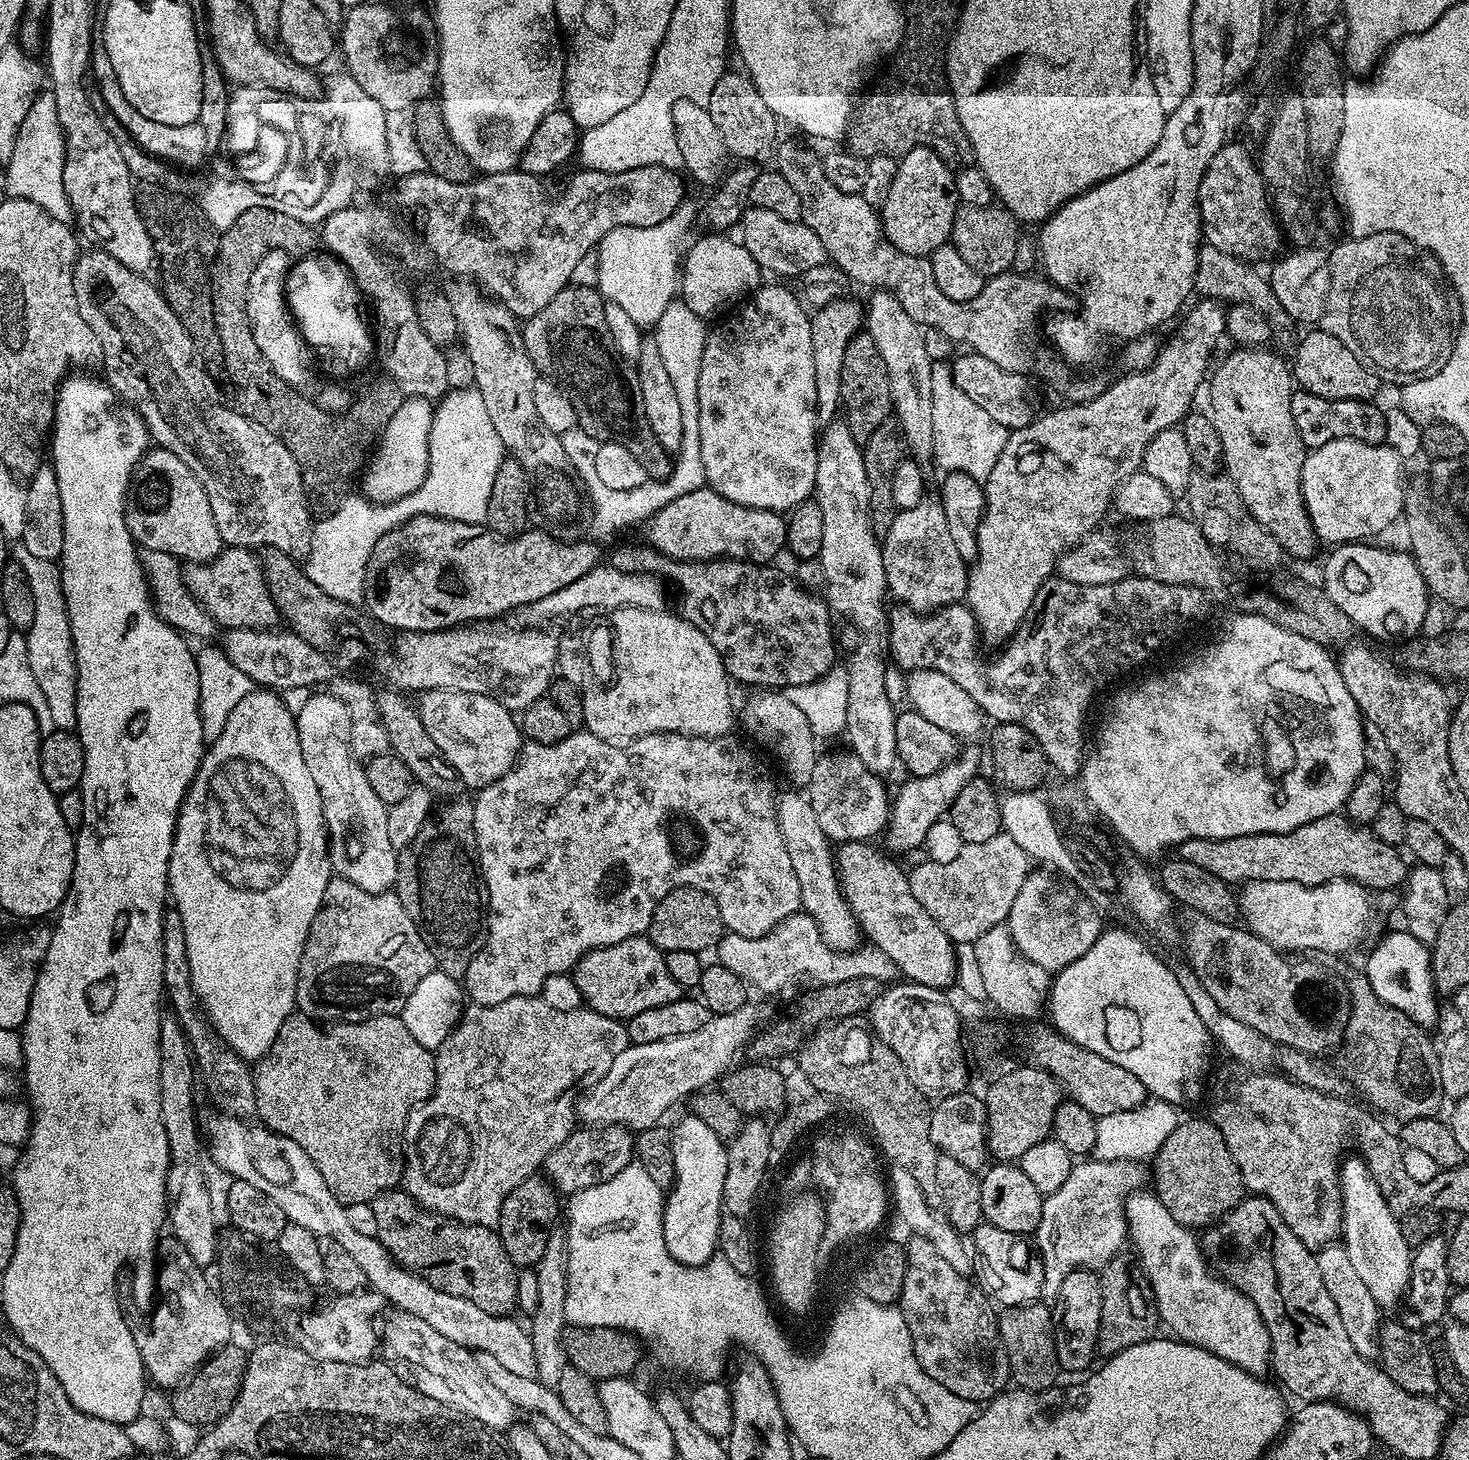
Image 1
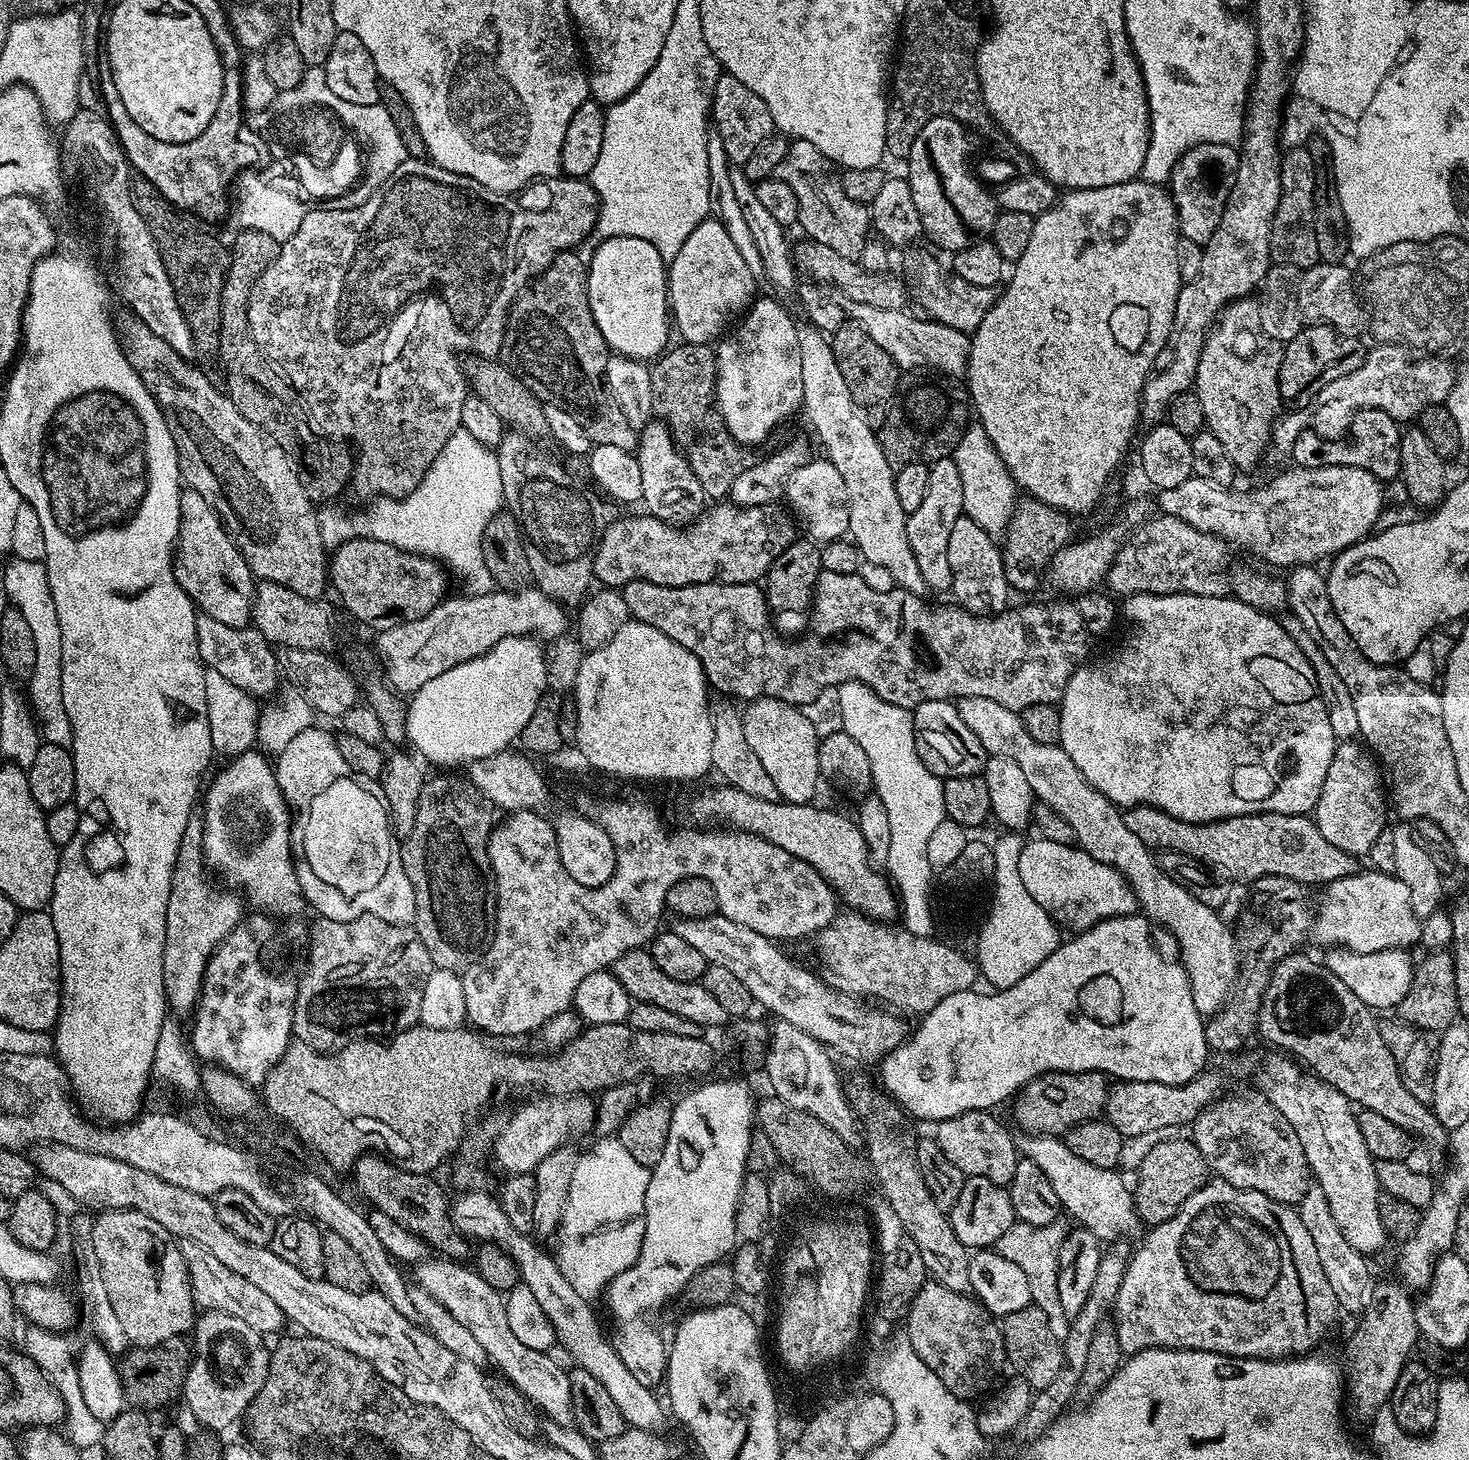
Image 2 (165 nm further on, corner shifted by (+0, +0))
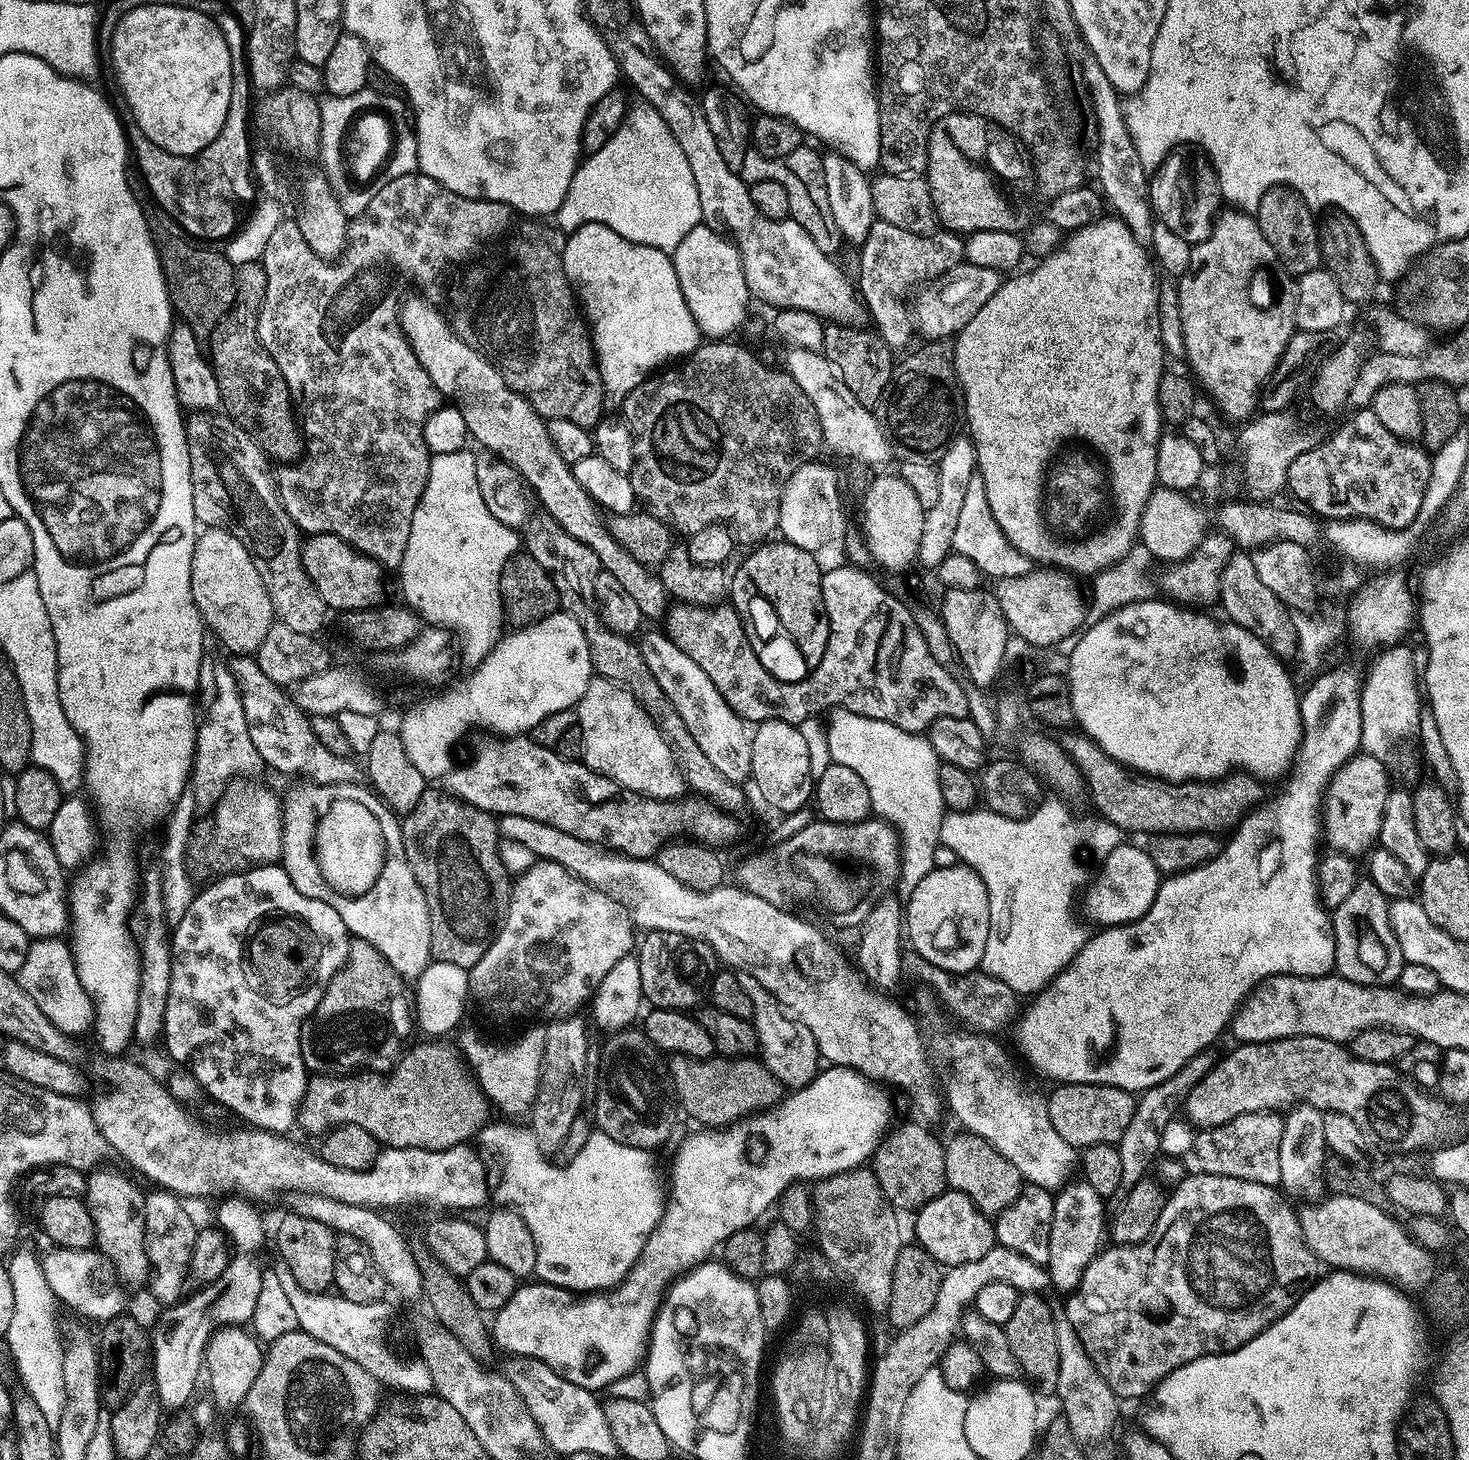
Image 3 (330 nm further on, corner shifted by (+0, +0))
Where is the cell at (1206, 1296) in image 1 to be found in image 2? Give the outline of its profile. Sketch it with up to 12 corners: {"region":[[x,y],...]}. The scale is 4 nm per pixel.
{"region":[[1032,1134],[1027,1159],[1046,1174],[1065,1213],[1101,1242],[1141,1227],[1116,1168]]}

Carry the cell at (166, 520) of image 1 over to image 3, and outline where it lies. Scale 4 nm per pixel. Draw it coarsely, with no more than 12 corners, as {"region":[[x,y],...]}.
{"region":[[233,532],[197,535],[190,590],[205,629],[254,654],[274,613]]}

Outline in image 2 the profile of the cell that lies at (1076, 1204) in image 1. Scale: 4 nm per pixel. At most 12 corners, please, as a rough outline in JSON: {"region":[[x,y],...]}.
{"region":[[1063,1223],[1012,1224],[994,1250],[1026,1274],[1032,1304],[1064,1341],[1070,1319],[1058,1298]]}

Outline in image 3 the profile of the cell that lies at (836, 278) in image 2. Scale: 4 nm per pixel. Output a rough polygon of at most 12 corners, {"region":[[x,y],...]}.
{"region":[[962,262],[916,300],[929,341],[955,337],[994,298],[1001,273]]}

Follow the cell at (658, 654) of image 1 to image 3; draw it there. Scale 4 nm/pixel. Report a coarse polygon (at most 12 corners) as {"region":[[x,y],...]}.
{"region":[[593,678],[574,711],[587,768],[679,800],[684,773],[636,697]]}

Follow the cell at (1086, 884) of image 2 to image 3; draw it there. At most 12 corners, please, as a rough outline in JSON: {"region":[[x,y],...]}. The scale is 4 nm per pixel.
{"region":[[1122,842],[1102,861],[1089,918],[1146,914],[1162,883],[1147,849]]}

